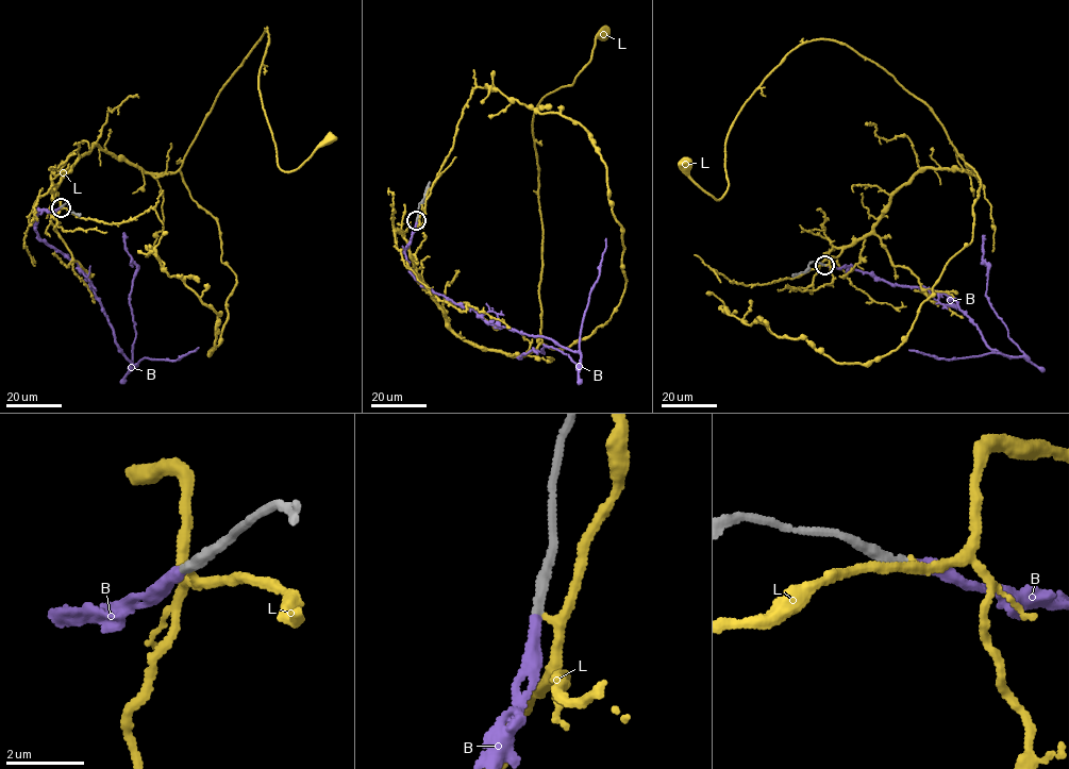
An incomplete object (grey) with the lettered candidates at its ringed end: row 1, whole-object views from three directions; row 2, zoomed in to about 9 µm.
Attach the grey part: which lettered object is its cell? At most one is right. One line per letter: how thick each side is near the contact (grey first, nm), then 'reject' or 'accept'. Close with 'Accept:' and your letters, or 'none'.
B: 260/320 nm | accept
L: 260/200 nm | reject
Accept: B

